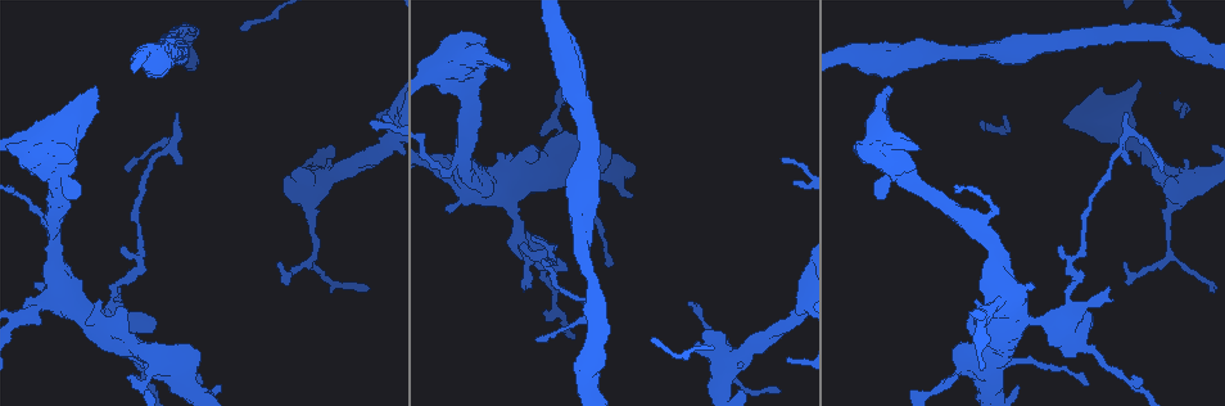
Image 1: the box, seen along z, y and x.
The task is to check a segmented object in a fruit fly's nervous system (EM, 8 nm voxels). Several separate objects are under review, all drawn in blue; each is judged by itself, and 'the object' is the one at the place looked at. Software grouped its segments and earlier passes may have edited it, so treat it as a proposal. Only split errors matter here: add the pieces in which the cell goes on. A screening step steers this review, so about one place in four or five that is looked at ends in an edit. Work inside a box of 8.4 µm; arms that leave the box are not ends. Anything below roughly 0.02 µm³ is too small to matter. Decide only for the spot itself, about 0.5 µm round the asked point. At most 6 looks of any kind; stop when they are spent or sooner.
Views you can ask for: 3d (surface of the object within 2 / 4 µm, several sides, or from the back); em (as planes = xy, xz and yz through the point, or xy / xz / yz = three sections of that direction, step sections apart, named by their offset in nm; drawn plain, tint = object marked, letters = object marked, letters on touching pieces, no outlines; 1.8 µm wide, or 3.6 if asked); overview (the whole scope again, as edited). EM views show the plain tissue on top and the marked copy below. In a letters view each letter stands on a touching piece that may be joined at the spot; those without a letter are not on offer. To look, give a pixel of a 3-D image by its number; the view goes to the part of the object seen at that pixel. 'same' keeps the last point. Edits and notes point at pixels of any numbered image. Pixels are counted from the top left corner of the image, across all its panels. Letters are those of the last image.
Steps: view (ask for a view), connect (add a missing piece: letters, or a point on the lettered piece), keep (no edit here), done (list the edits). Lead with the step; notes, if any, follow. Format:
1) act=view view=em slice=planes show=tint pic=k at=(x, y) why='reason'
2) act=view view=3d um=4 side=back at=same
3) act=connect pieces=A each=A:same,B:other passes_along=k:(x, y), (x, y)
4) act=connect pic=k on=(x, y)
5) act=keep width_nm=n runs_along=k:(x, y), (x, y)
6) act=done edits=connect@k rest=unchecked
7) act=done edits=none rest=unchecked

act=view view=em slice=planes show=letters pic=1 at=(125, 309)

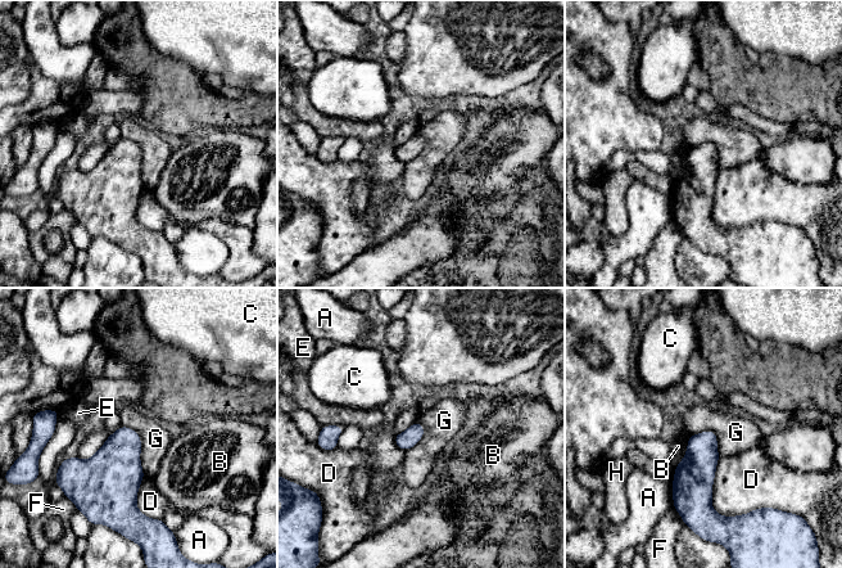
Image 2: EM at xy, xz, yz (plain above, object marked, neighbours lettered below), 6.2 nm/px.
act=keep each=A:other,B:other,C:other,D:other,E:other,F:other,G:other,H:other found='no lettered piece goes on from it'

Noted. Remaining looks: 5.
act=view view=3d um=4 pic=1 at=(1155, 173) why='free end'

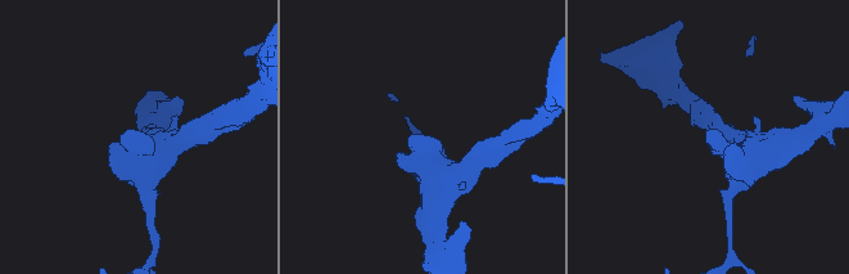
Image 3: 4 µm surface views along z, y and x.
act=view view=em slice=planes show=letters pic=3 at=(122, 136)

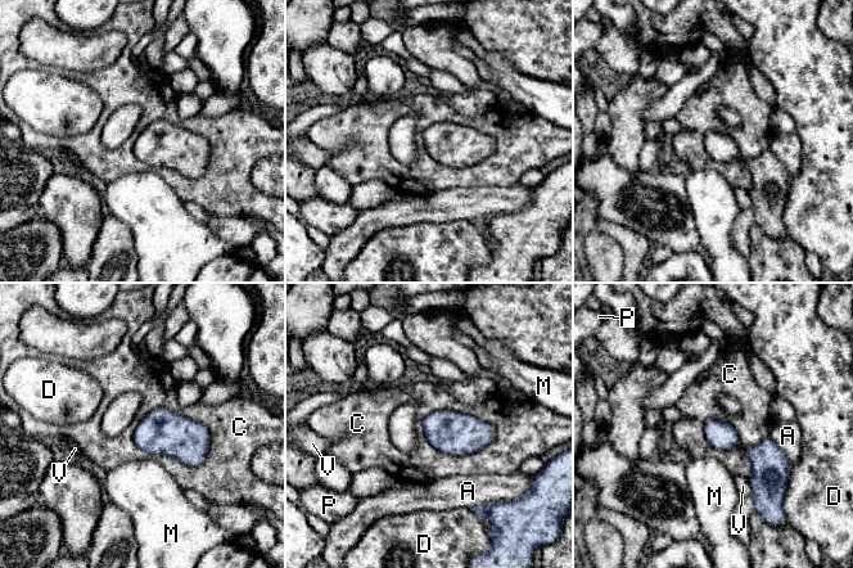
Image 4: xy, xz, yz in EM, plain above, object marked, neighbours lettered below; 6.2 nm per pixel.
act=keep each=A:other,C:other,D:other,M:other,P:other,V:other found='no lettered piece goes on from it'

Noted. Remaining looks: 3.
act=view view=em slice=planes show=letters pic=1 at=(181, 161) why='an open end'

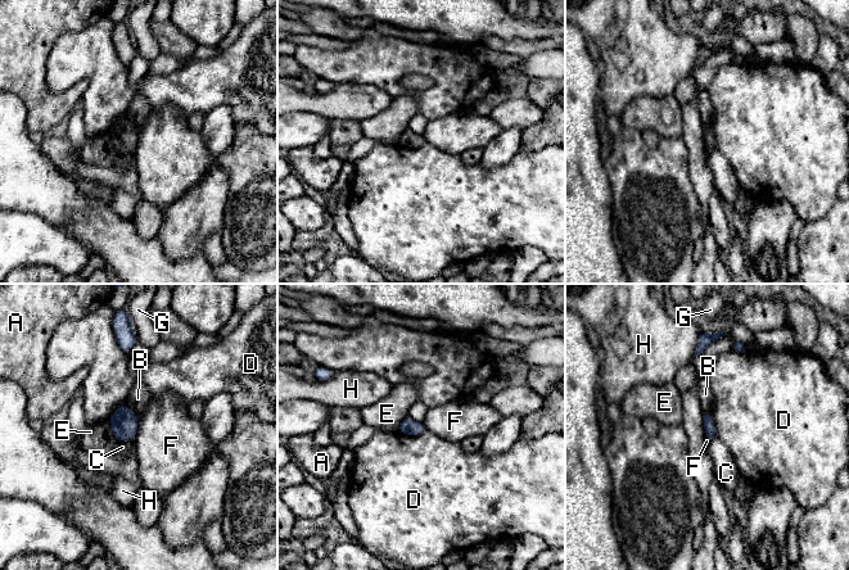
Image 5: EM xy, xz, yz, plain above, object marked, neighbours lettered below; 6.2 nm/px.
act=keep each=A:other,B:other,C:other,D:other,E:other,F:other,G:other,H:other border=5:(138, 420), (138, 433), (134, 440) found='none of them fits'

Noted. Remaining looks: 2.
act=done edits=none rest=unchecked

